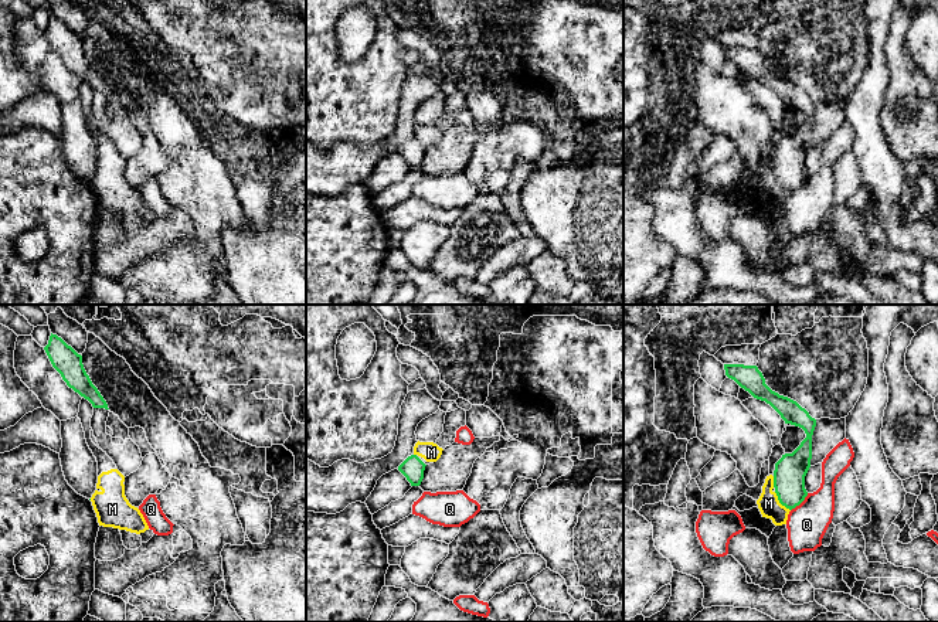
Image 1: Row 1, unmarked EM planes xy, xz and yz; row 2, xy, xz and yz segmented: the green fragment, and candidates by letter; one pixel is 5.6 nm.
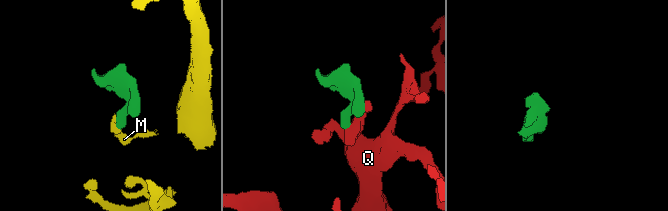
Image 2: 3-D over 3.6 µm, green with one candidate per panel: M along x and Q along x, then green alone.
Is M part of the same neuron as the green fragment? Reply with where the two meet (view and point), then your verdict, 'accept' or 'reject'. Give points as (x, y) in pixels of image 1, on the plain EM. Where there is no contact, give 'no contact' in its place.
contact yz (780, 184); reject

